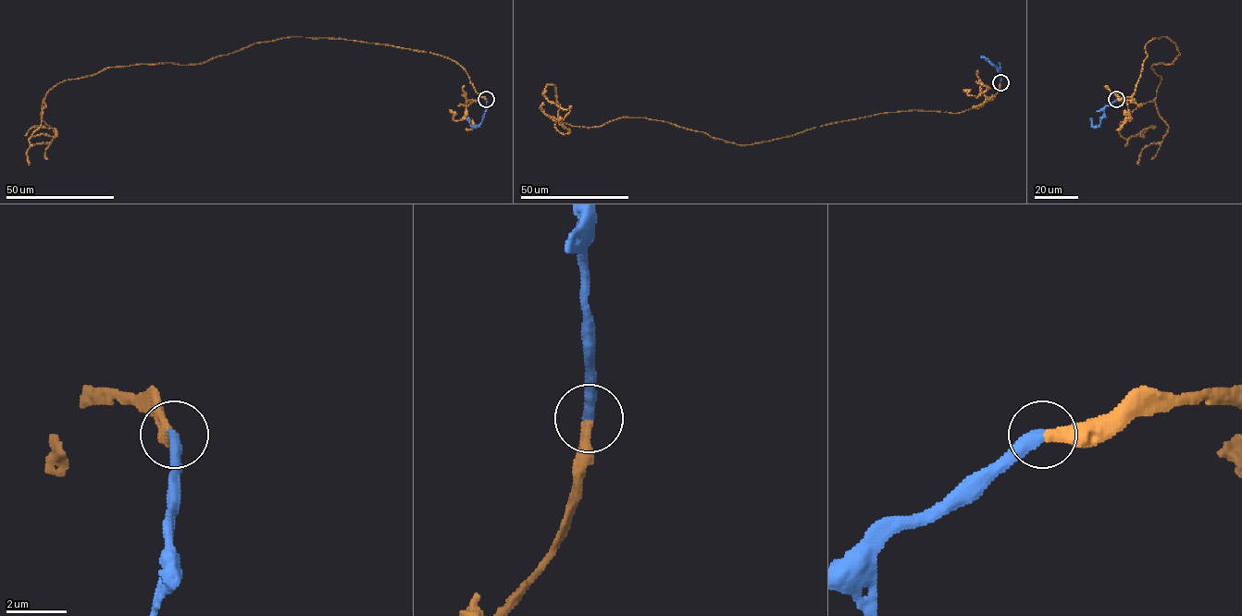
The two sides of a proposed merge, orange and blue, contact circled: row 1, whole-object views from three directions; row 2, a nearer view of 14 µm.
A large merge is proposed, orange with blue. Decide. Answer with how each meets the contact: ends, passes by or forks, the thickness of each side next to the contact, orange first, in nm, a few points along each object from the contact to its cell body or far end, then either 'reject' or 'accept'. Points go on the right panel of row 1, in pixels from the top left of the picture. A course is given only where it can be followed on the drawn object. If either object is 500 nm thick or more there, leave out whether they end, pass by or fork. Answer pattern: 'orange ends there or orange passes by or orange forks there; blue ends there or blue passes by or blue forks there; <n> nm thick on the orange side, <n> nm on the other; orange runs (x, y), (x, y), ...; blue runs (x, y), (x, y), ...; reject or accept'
orange ends there; blue ends there; 360 nm thick on the orange side, 400 nm on the other; orange runs (1116, 99), (1148, 42), (1174, 43), (1156, 98), (1120, 125), (1154, 127), (1142, 136); blue runs (1116, 99), (1104, 108), (1098, 126), (1093, 127), (1090, 117); accept

